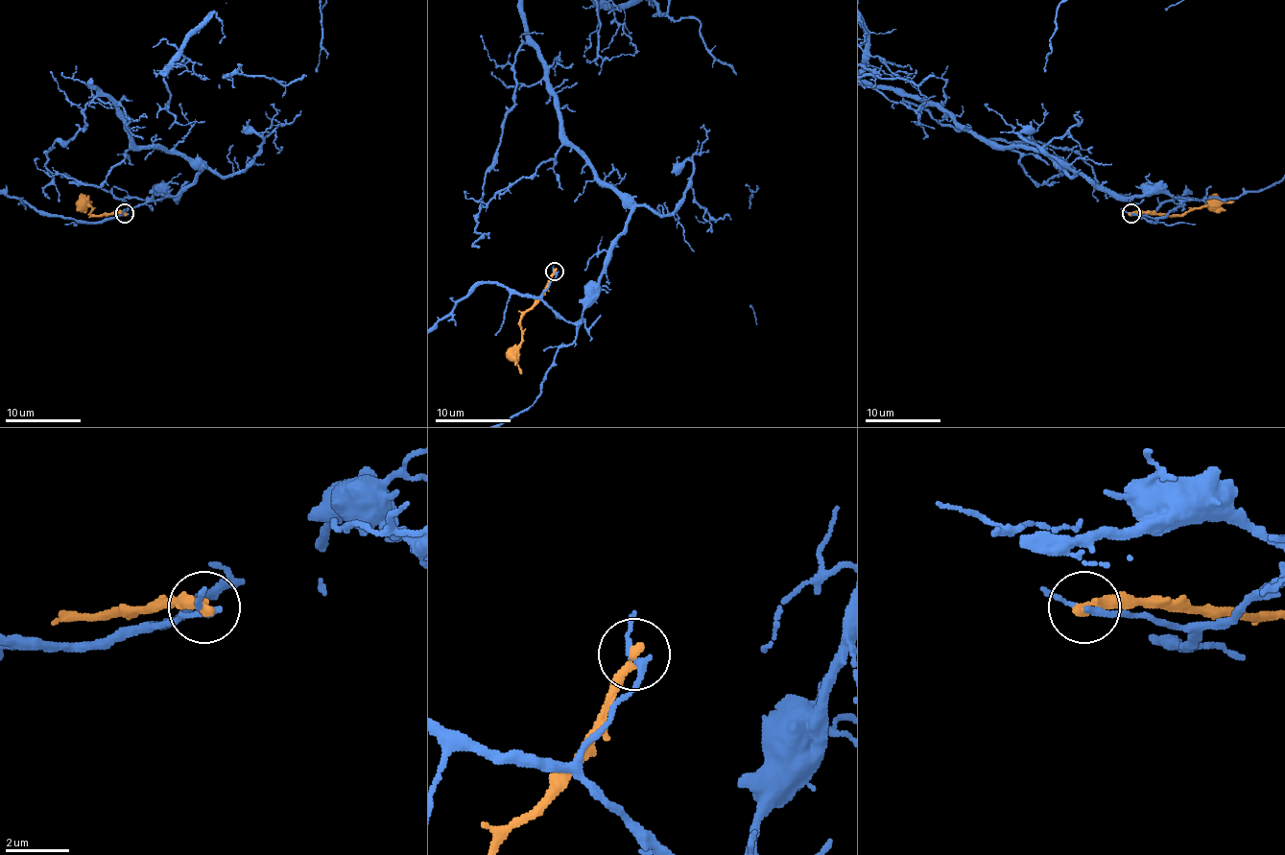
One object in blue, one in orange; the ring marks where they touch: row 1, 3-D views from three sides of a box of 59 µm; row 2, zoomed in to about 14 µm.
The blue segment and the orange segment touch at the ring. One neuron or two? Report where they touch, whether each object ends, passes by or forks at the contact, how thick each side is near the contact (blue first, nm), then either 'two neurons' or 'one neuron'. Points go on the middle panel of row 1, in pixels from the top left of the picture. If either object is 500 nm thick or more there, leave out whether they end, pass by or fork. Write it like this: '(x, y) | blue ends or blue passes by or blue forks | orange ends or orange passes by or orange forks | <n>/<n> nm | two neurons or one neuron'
(555, 271) | blue passes by | orange ends | 170/320 nm | two neurons

